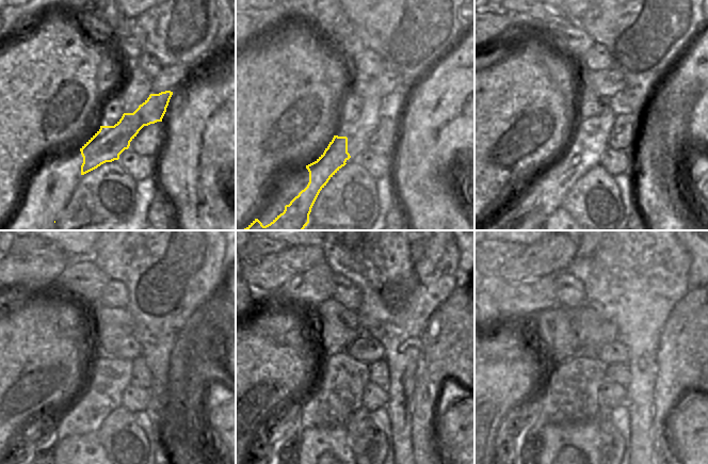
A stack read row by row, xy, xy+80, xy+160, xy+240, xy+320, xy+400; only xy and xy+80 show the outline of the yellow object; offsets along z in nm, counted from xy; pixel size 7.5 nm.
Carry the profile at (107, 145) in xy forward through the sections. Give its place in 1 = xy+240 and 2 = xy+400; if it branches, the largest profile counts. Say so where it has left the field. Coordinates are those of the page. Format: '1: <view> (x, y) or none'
1: xy+240 (68, 424)
2: xy+400 (580, 419)

